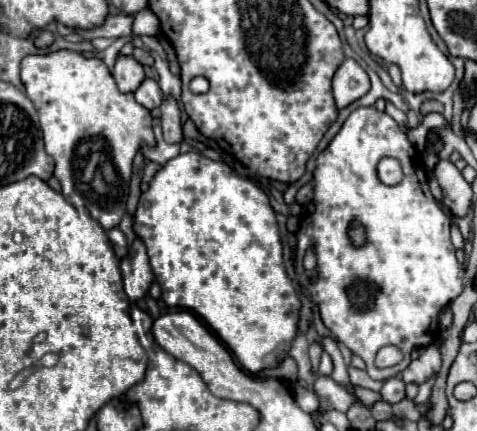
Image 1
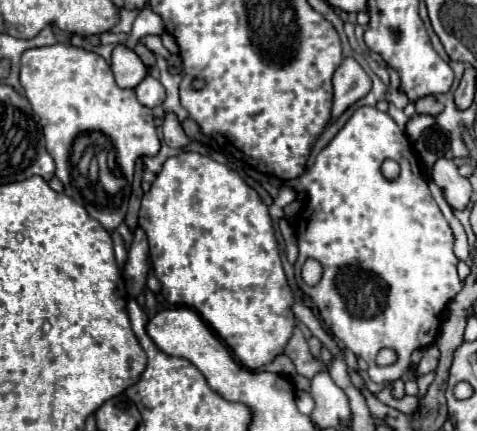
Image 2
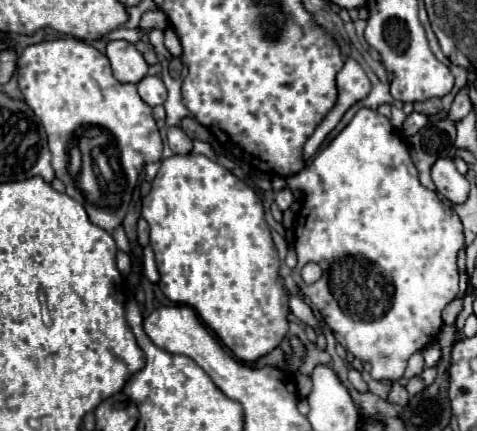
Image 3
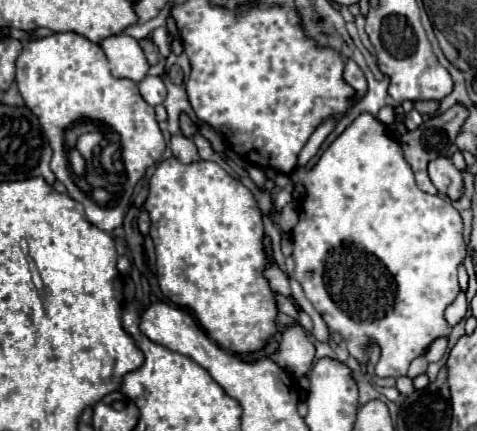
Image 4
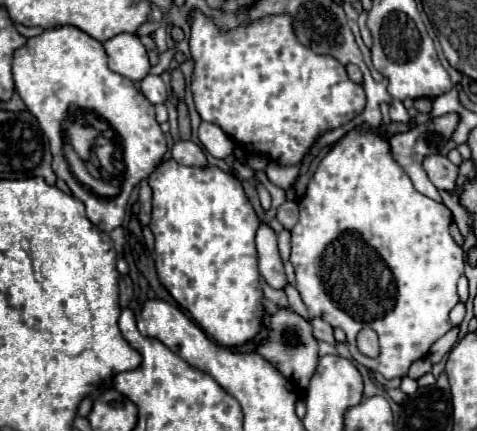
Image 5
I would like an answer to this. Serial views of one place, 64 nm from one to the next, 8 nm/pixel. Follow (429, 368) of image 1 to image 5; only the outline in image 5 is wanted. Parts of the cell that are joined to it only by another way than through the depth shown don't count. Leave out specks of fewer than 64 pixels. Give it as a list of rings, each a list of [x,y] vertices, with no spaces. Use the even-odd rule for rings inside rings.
[[[452,328],[448,334],[444,334],[440,340],[436,340],[436,344],[432,344],[430,354],[428,354],[430,362],[440,362],[452,350],[456,340],[458,340],[458,328]]]

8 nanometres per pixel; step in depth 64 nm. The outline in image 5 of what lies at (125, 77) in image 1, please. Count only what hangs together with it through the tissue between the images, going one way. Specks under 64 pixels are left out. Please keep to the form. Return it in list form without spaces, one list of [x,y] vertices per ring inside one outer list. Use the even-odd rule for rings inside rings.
[[[118,34],[104,42],[104,50],[108,54],[110,70],[134,82],[140,82],[150,70],[146,48],[136,34]]]

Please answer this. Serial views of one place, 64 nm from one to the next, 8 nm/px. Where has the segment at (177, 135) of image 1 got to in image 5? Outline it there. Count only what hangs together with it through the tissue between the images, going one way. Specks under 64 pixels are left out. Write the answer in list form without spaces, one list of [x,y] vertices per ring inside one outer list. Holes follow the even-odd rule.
[[[176,140],[172,146],[172,158],[186,166],[206,166],[206,156],[192,140]]]

